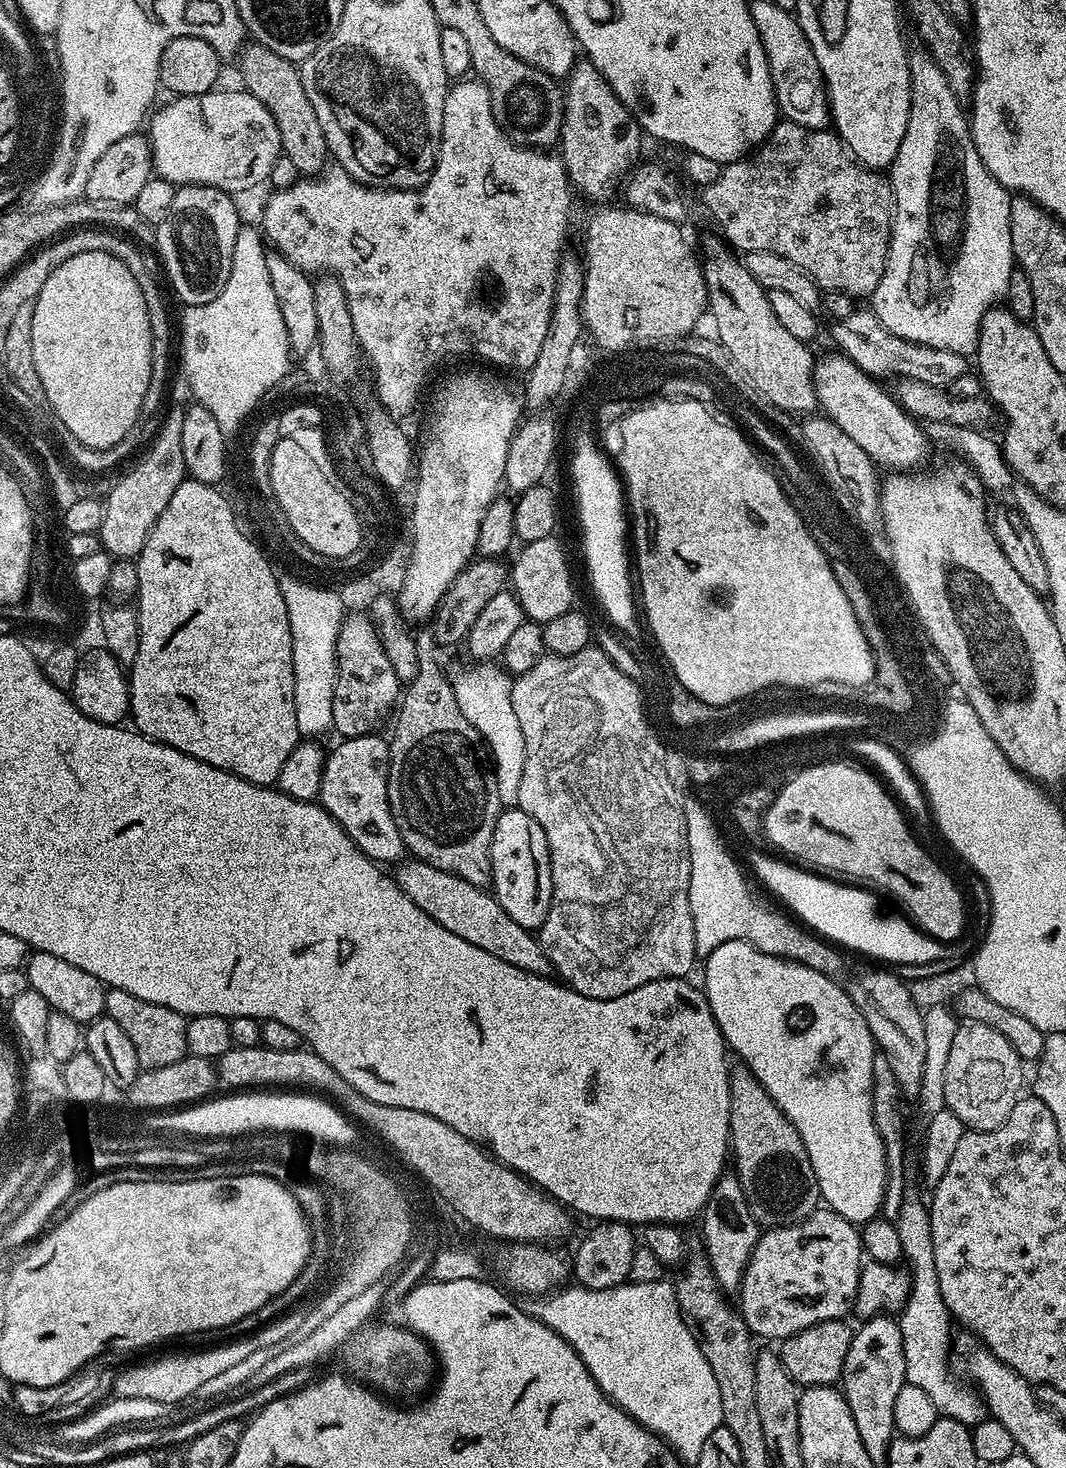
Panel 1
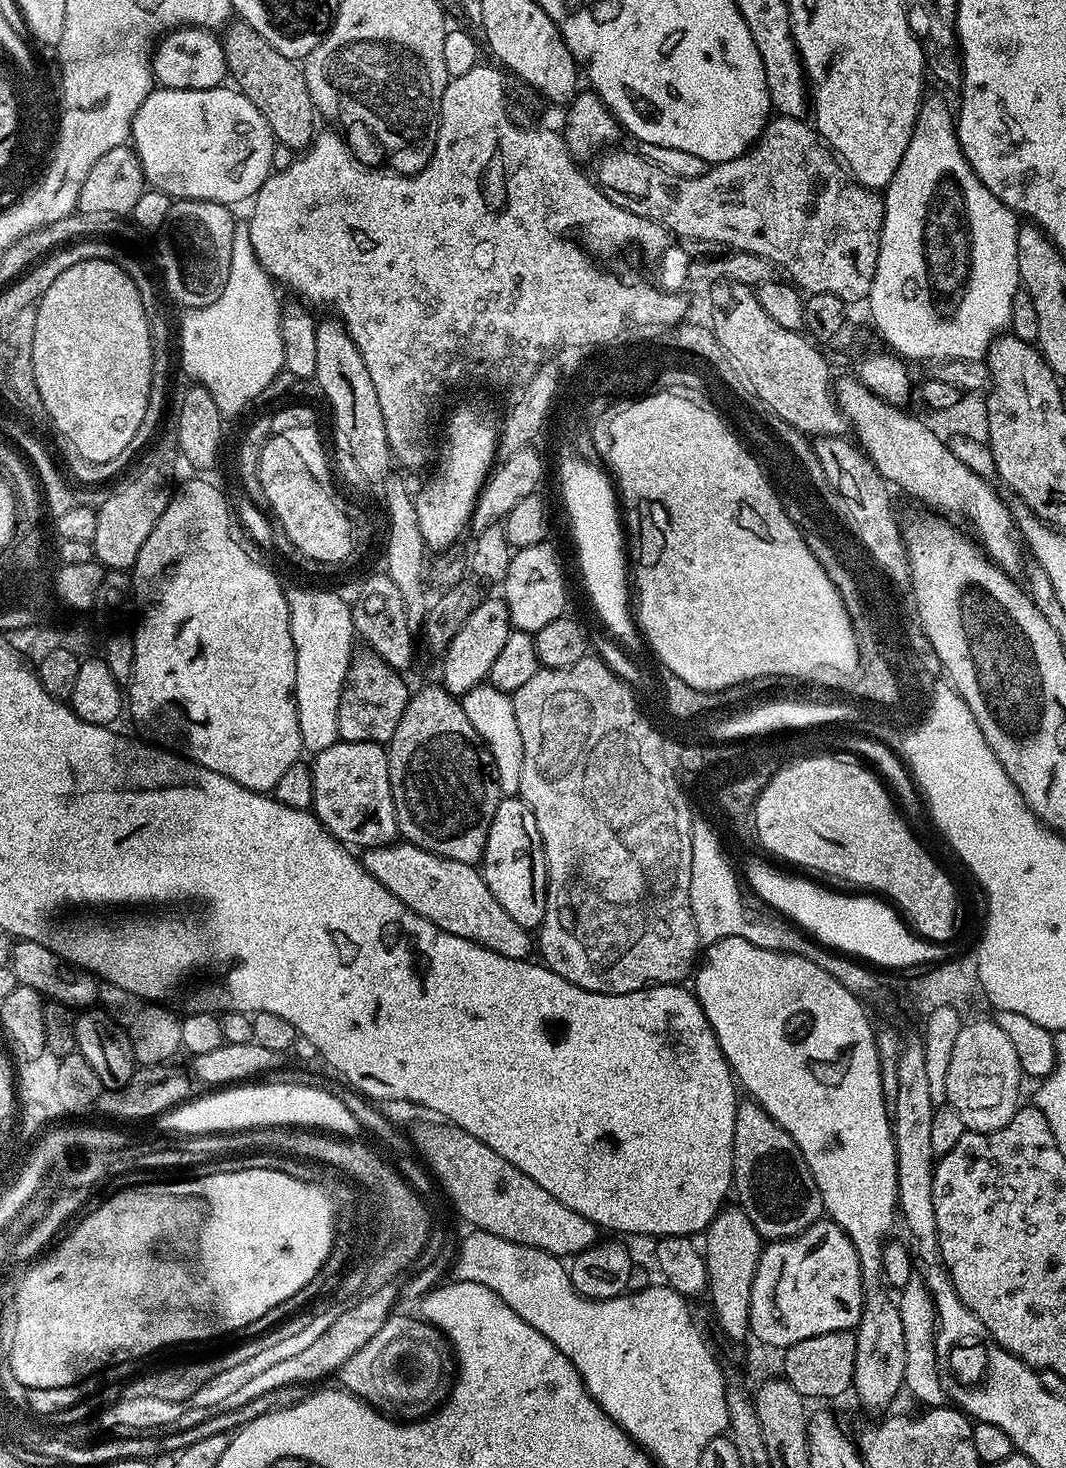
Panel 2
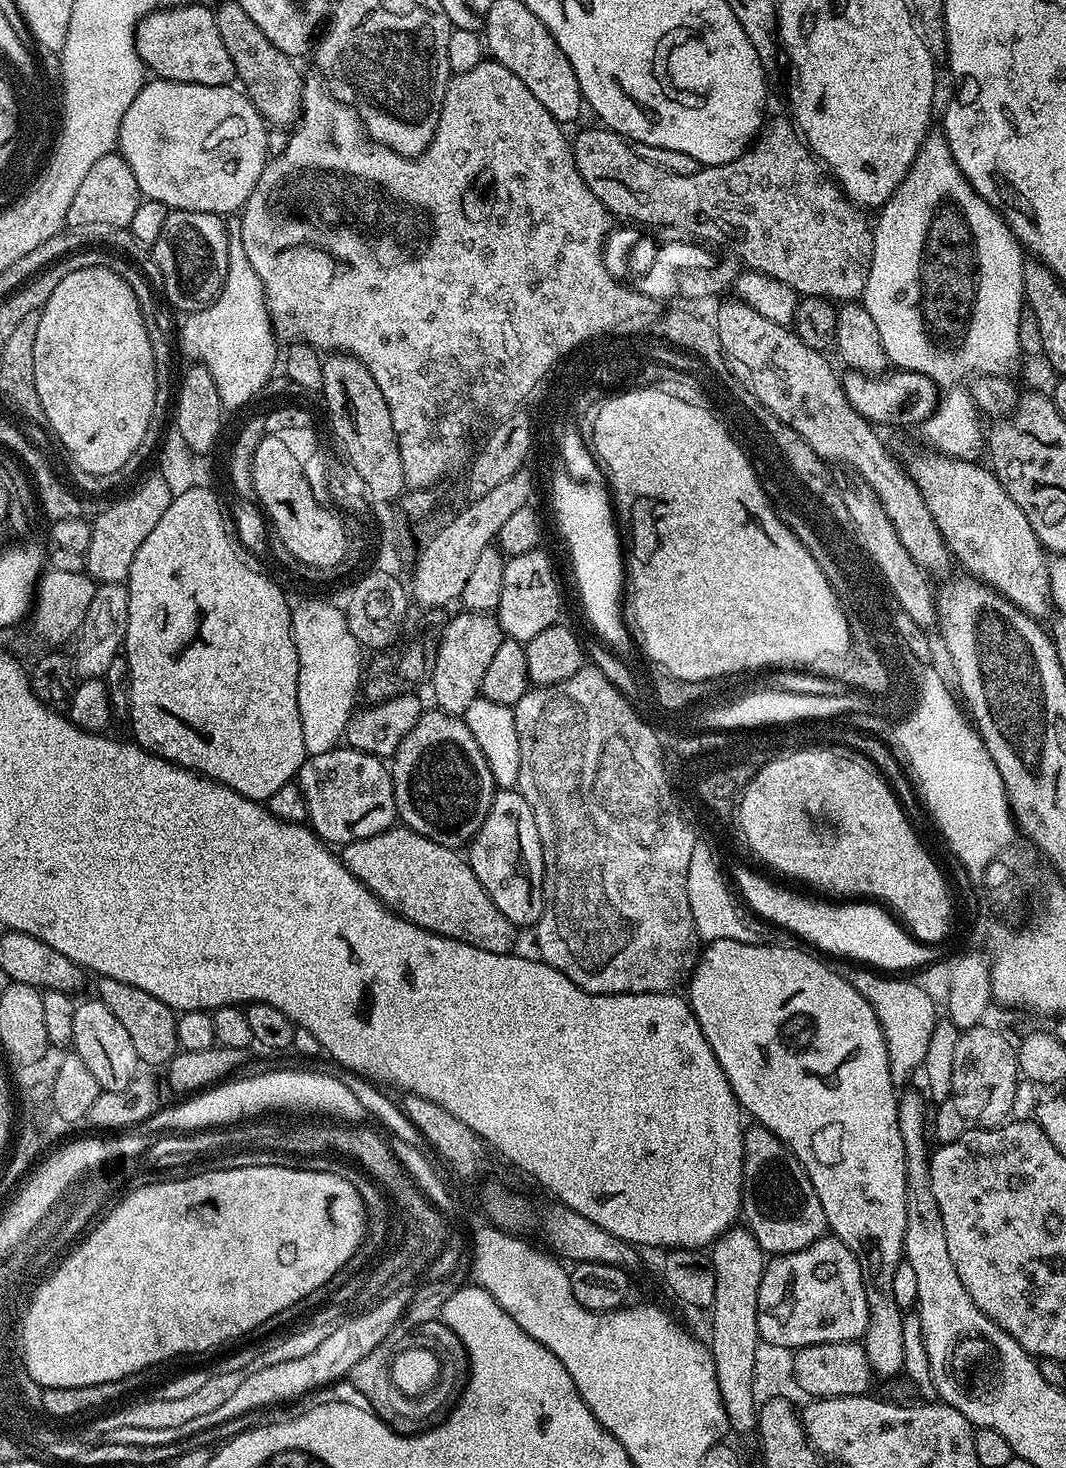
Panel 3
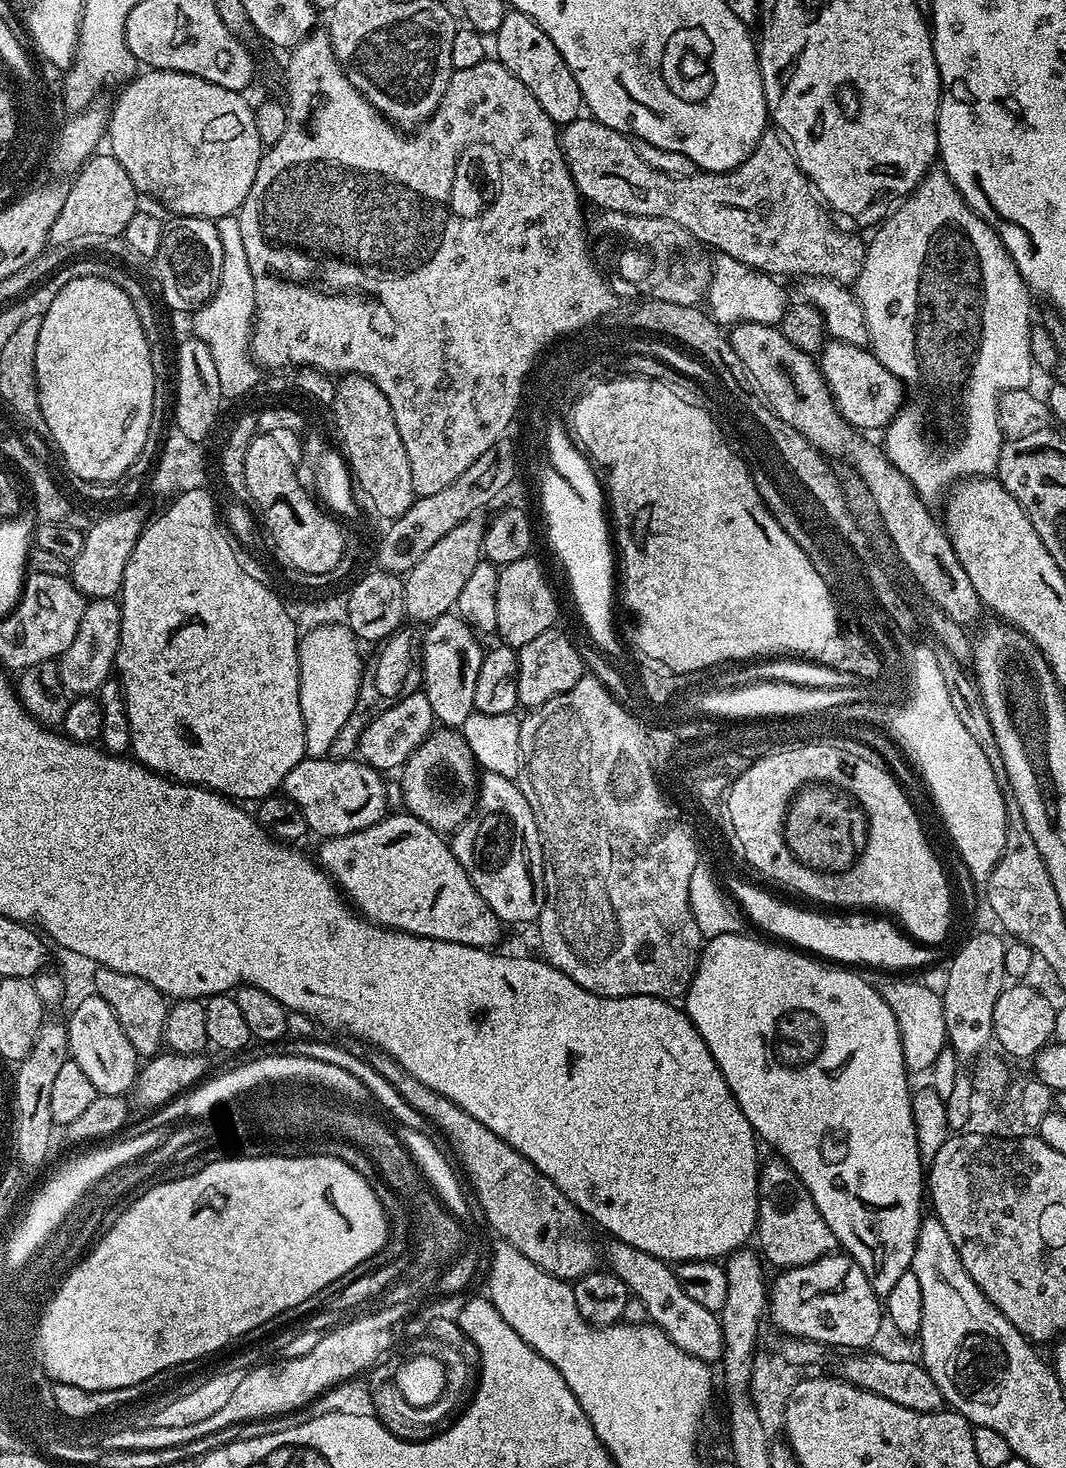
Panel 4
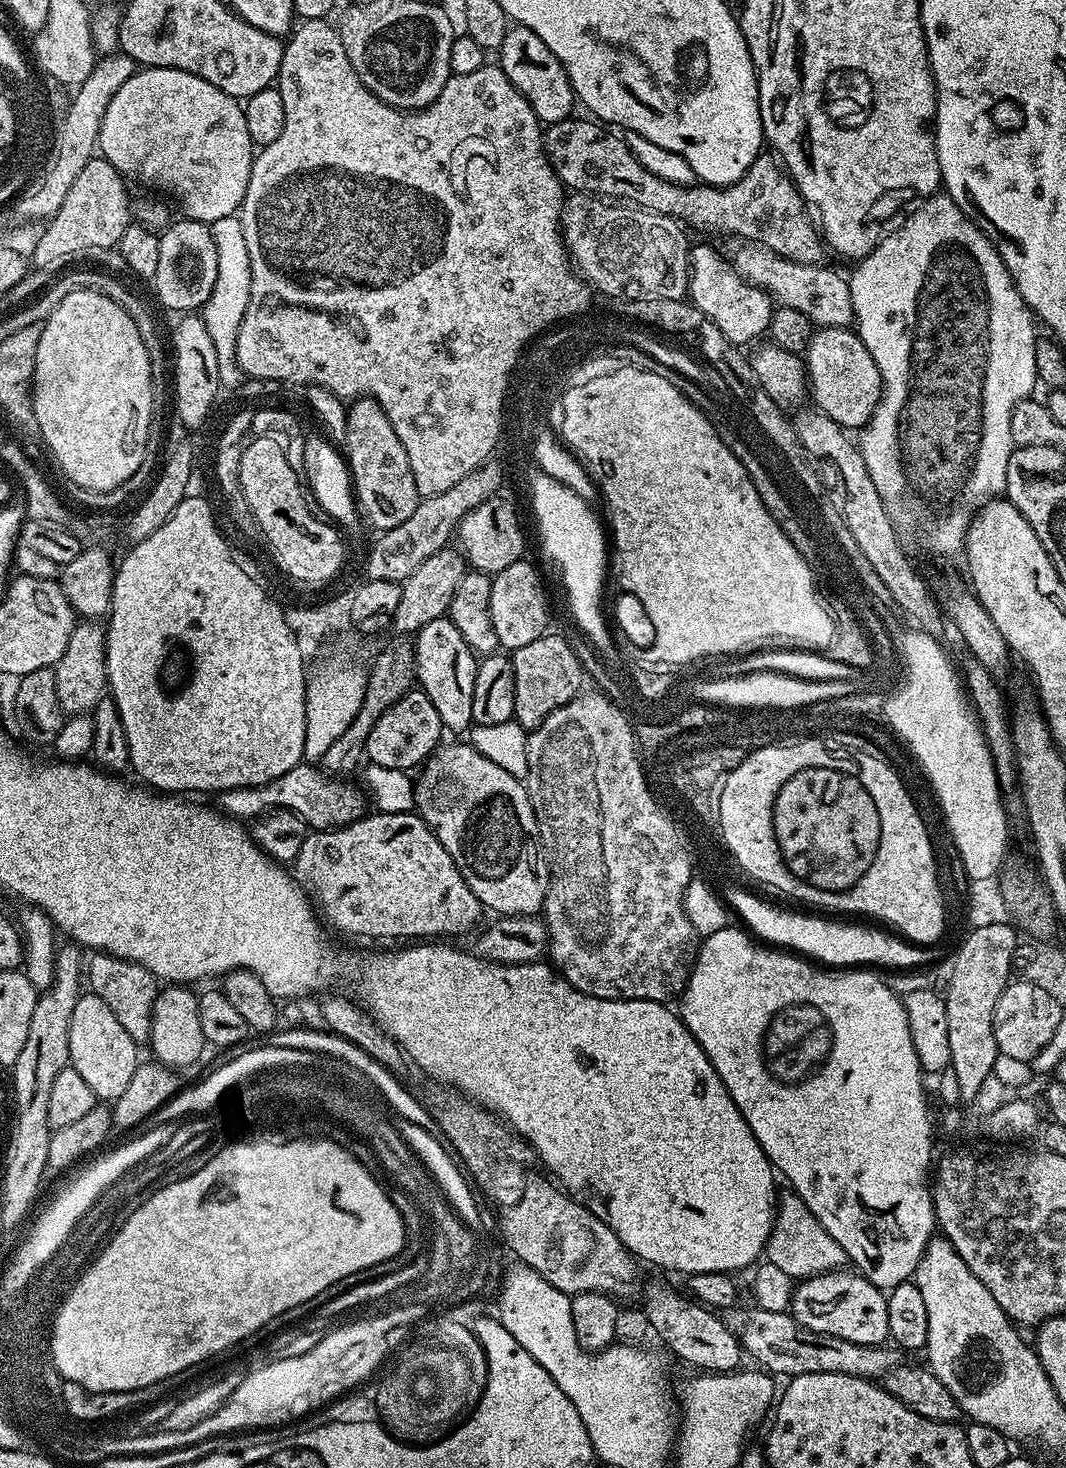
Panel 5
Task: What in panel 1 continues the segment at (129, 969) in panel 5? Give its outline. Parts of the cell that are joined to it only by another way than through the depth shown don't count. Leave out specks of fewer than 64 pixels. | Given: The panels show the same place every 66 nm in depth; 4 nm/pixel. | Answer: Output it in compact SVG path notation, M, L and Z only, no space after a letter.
M108 988L105 991L104 1010L107 1016L114 1018L114 1022L118 1022L118 1026L122 1026L122 1030L126 1030L126 1038L130 1038L130 1043L134 1045L134 1054L138 1054L141 1069L170 1066L187 1053L188 1020L181 1012L154 1002L142 1002L142 998L134 998L134 994L126 994L126 990L121 988Z

